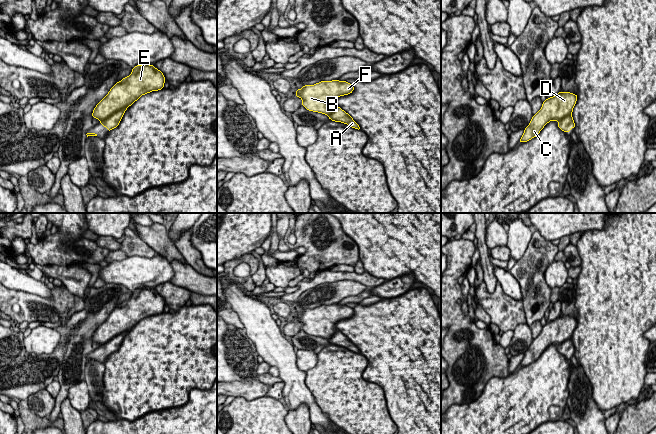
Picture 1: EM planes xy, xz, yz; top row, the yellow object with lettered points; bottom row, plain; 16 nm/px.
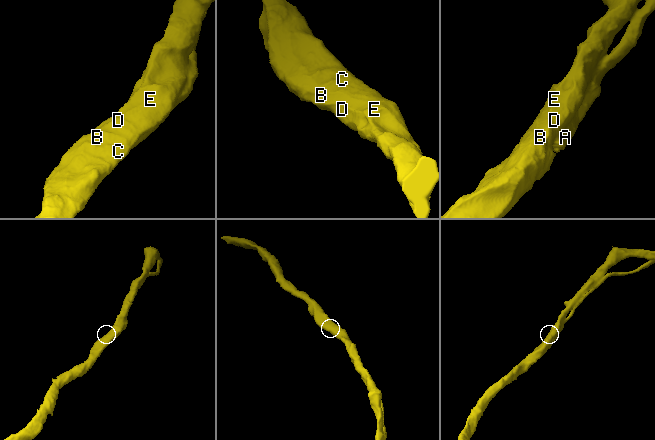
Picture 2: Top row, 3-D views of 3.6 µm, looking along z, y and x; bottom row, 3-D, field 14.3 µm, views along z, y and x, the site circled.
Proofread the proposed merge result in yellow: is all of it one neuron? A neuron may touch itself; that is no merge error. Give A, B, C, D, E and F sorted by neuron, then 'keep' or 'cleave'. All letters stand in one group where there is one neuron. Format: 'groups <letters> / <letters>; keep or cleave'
groups A B C D E F; keep

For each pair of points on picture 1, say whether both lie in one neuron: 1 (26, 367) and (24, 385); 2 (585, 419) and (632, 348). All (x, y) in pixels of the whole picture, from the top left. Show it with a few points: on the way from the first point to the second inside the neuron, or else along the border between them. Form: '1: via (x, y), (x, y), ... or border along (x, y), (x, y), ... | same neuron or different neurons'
1: via (26, 371), (24, 381) | same neuron
2: border along (589, 380), (592, 399), (604, 412) | different neurons

